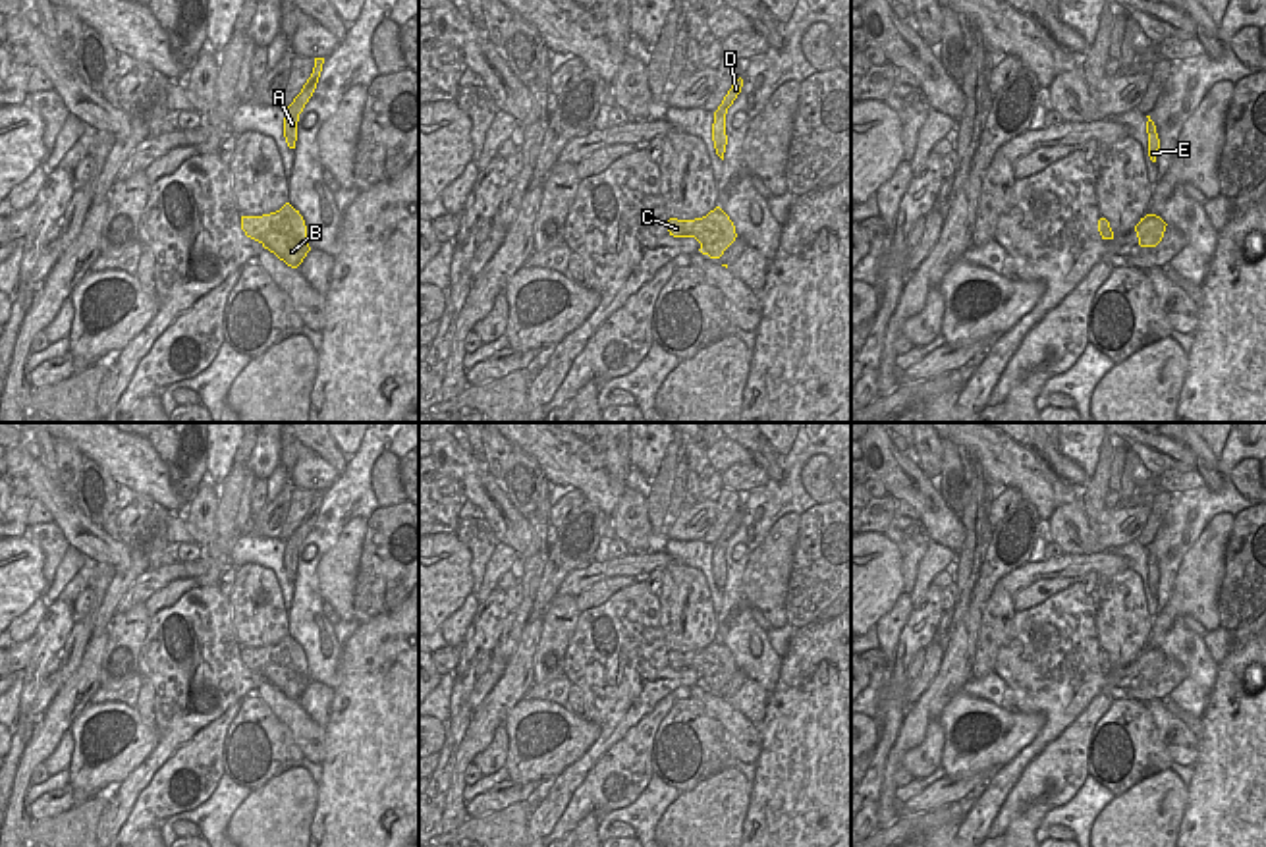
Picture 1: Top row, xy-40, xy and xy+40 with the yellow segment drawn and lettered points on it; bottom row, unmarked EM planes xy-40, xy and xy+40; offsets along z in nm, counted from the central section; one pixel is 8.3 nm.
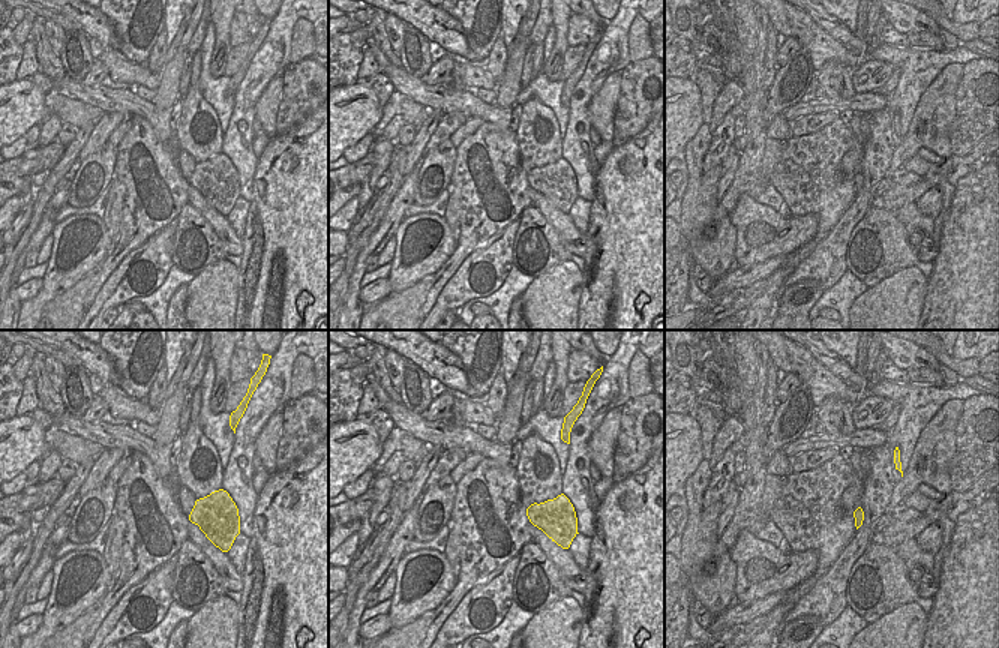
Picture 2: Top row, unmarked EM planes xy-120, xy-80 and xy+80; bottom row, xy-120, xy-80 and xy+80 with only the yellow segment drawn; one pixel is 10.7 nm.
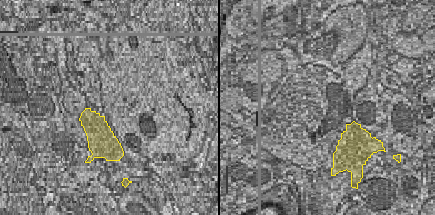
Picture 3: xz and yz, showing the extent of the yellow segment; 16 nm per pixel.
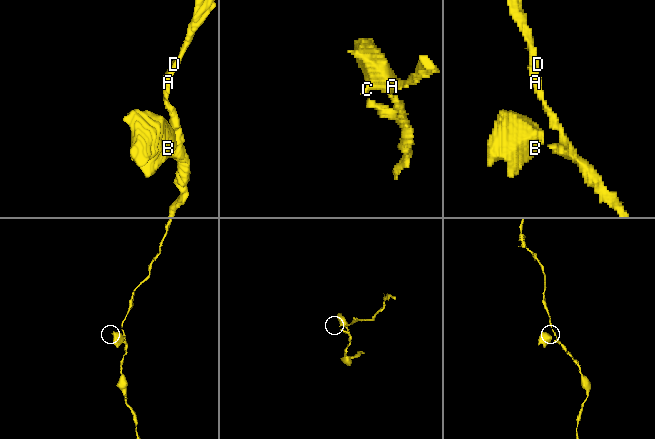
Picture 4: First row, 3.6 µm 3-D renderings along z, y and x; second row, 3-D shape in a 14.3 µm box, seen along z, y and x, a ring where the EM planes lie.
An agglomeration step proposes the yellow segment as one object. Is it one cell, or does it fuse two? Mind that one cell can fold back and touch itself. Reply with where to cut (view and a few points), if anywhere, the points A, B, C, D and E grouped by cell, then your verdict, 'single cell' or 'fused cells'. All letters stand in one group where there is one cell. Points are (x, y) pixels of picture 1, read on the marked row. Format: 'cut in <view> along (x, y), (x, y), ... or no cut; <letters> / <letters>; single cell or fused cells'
no cut; A B C D E; single cell

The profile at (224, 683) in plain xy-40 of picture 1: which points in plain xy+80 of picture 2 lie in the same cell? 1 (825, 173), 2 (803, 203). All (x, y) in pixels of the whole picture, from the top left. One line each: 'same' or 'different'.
1: same
2: same

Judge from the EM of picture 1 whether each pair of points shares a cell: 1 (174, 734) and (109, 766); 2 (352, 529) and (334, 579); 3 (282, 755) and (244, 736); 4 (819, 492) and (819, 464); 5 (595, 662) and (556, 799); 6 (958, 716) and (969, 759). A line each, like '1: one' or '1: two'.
1: two
2: one
3: one
4: one
5: one
6: one

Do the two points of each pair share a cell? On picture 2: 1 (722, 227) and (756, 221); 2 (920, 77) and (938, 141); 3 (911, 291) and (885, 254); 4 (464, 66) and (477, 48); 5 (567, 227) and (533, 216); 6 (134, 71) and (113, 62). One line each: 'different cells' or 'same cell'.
1: different cells
2: different cells
3: different cells
4: different cells
5: different cells
6: same cell

